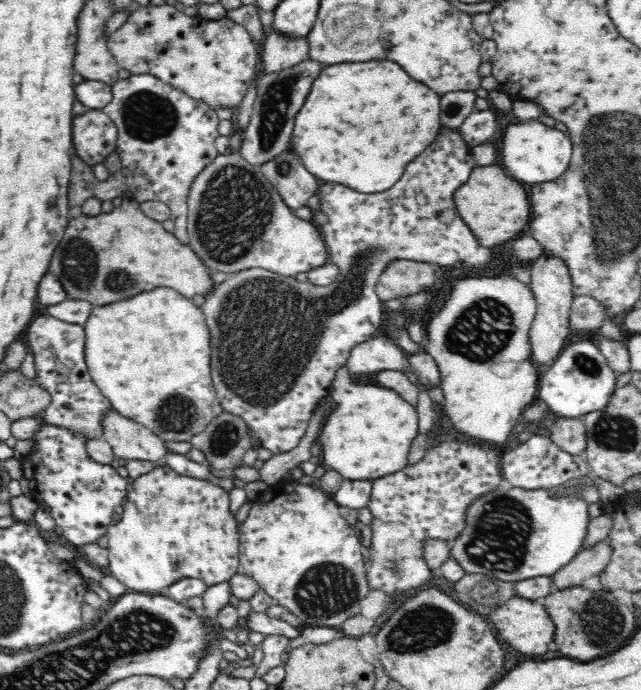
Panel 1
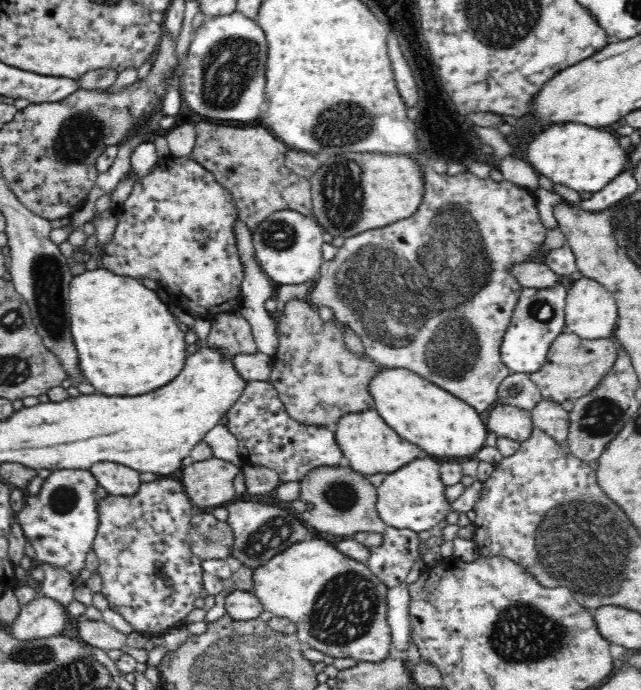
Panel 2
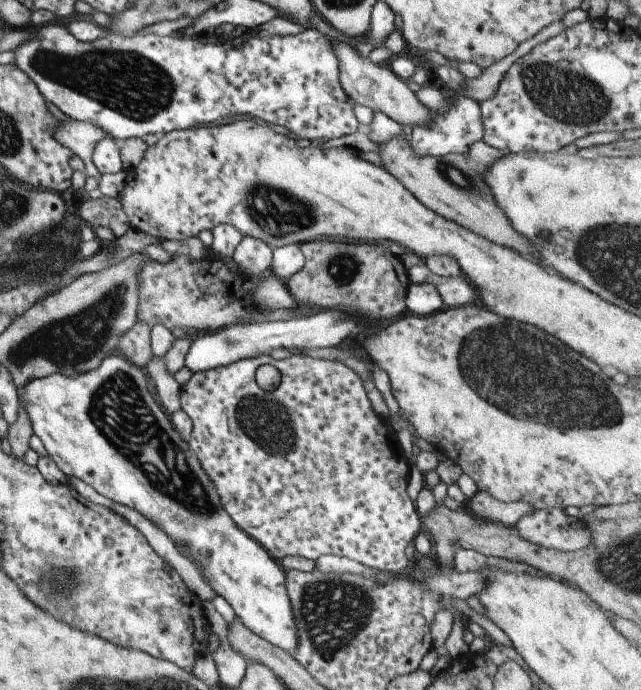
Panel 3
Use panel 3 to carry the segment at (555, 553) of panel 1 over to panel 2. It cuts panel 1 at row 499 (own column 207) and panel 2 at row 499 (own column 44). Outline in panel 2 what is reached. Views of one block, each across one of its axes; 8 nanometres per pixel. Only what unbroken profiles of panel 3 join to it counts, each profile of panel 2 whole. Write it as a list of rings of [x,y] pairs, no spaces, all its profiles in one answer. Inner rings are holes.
[[[430,456],[417,457],[402,466],[397,472],[388,474],[382,485],[376,488],[376,504],[379,517],[392,528],[408,528],[414,532],[435,528],[452,512],[450,501],[446,499],[439,464]]]

